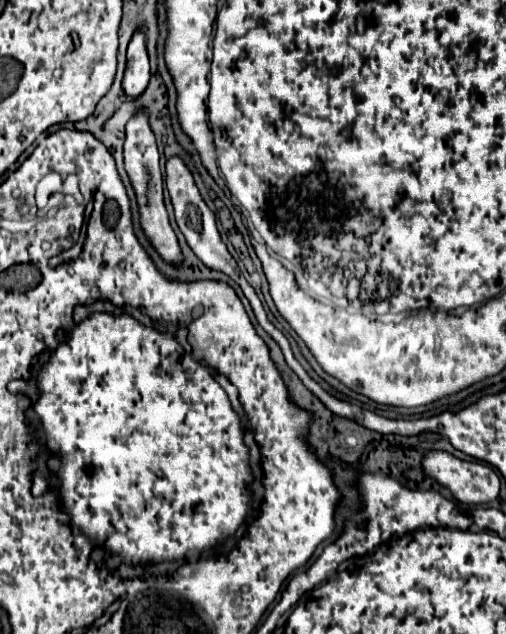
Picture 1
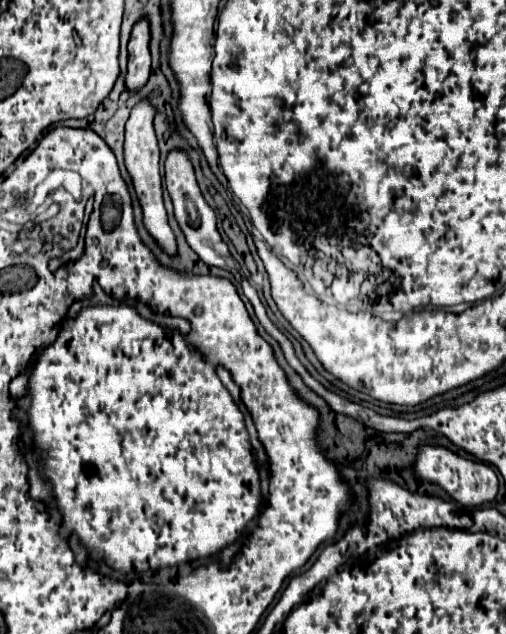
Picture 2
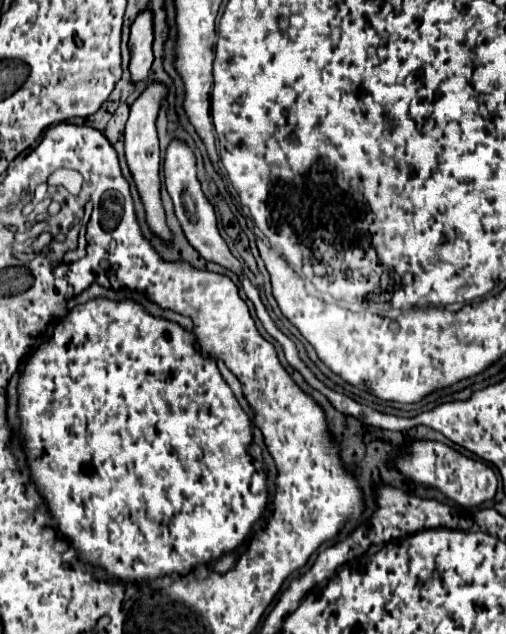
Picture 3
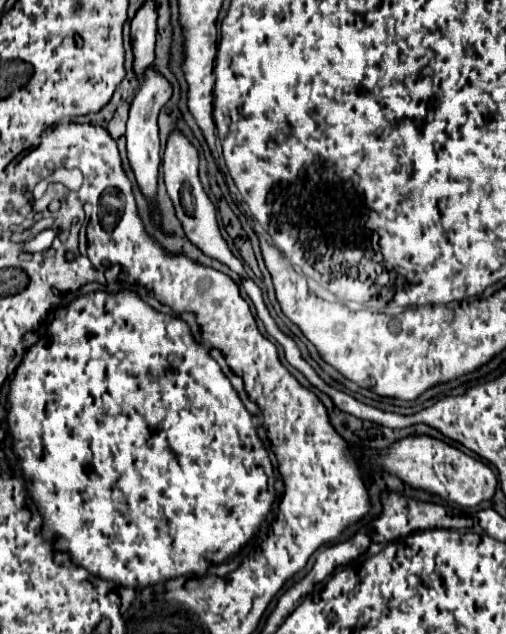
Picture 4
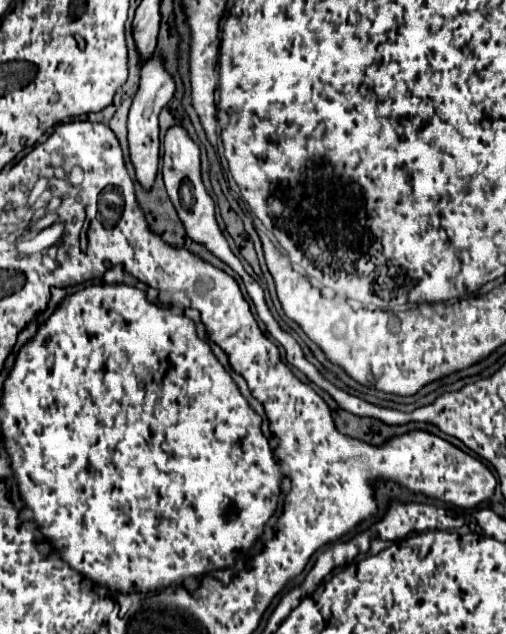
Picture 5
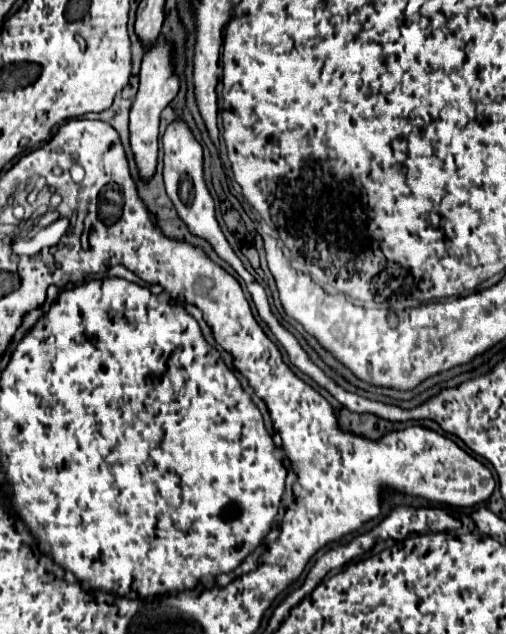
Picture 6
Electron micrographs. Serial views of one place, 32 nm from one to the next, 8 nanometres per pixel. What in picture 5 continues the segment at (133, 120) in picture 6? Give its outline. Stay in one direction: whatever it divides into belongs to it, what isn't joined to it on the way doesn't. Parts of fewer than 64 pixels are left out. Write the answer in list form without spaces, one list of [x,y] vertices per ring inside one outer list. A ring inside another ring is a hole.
[[[154,56],[152,60],[148,60],[148,64],[142,66],[140,88],[134,96],[130,116],[128,116],[128,150],[130,150],[130,160],[134,164],[134,170],[136,170],[136,180],[142,184],[144,190],[154,188],[154,180],[156,180],[156,172],[158,172],[158,160],[160,160],[160,156],[158,156],[158,148],[160,148],[158,114],[172,100],[174,90],[176,90],[174,80],[162,68],[160,56]]]

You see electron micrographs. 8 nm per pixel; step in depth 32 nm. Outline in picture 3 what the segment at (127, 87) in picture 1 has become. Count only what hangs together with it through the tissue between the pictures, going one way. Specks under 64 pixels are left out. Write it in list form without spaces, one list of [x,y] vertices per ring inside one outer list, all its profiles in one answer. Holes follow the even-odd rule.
[[[146,10],[142,12],[130,32],[130,82],[140,84],[148,78],[150,66],[152,66],[152,14]]]

